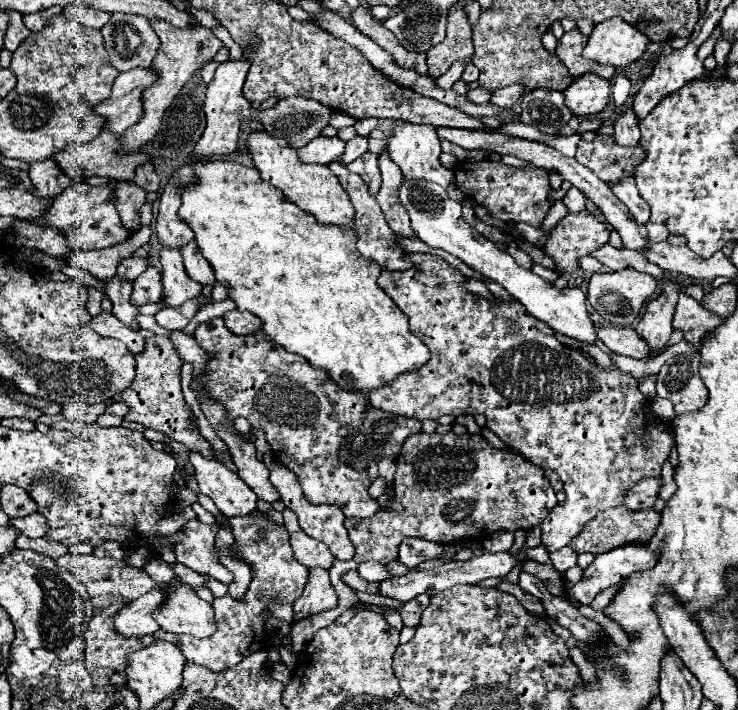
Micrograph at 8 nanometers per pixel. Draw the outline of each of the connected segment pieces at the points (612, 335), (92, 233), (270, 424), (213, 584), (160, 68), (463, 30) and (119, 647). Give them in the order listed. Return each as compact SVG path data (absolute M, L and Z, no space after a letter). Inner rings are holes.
M600 325L598 339L618 355L626 355L632 359L648 357L648 345L644 345L644 341L640 341L640 337L636 337L636 331L630 327Z
M84 181L70 185L60 197L56 197L54 207L48 211L48 217L42 217L36 223L60 229L68 237L74 253L76 251L88 251L88 249L112 247L112 245L128 239L128 231L120 223L120 217L118 217L116 207L114 207L112 189L106 185L104 187L92 187Z
M222 317L210 319L206 323L200 323L194 331L194 339L210 357L208 365L208 389L214 399L218 399L226 409L228 415L234 419L238 415L246 417L252 427L262 429L266 435L266 441L272 447L272 455L288 467L296 477L304 491L304 497L312 503L330 503L338 505L348 519L370 519L378 509L378 501L368 495L370 479L366 473L356 473L354 469L348 469L348 465L338 461L338 445L342 437L348 435L350 429L360 425L364 419L364 409L368 409L368 403L364 397L356 397L352 393L340 391L320 369L308 367L304 357L286 351L280 345L272 345L272 341L264 339L264 333L258 331L254 335L234 335L222 321Z
M204 575L204 581L206 581L208 589L214 593L214 597L222 597L222 595L228 591L228 585L220 583L218 579L214 579L214 577L210 577L210 575Z
M150 21L150 23L162 41L160 45L162 49L158 51L156 61L152 63L152 69L158 73L158 81L144 91L144 103L142 103L144 117L120 137L120 143L126 151L138 151L144 147L144 143L154 139L154 135L162 125L164 111L170 107L178 91L186 85L186 81L194 75L196 69L202 69L206 63L210 63L210 59L224 46L218 37L214 37L214 33L210 33L210 29L204 29L200 25L196 25L196 29L174 29L166 21Z
M450 9L446 17L446 39L434 47L430 47L428 55L428 69L430 77L436 79L448 71L448 67L456 59L466 59L474 55L472 45L472 27L466 21L464 9Z
M112 605L112 609L96 609L94 617L88 625L88 631L84 633L86 639L86 669L92 675L94 685L126 685L124 683L124 663L128 653L136 651L138 647L150 645L154 641L152 635L136 637L136 639L126 639L126 637L116 637L112 633L112 613L118 613L118 609L124 605Z

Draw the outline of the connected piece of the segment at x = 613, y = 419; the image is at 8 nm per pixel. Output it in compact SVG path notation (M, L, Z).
M406 253L404 261L408 261L412 267L408 267L404 271L394 271L394 273L382 271L382 275L378 277L378 285L402 309L402 313L410 319L410 329L414 331L414 335L422 343L426 343L430 347L430 361L422 369L412 371L412 373L402 373L396 381L392 381L392 385L386 385L384 389L372 393L372 397L370 397L370 405L372 407L384 409L384 411L390 411L390 413L396 413L396 415L412 417L412 419L418 419L418 421L438 419L440 415L446 415L446 413L454 415L454 417L464 415L464 413L468 413L468 415L482 413L482 415L486 415L488 429L492 429L506 445L510 445L516 451L520 451L536 467L552 469L564 483L566 501L558 503L552 509L552 513L548 513L548 517L542 523L542 543L546 545L548 551L556 551L556 549L566 547L572 541L572 537L576 537L576 533L580 533L580 529L590 519L594 519L600 511L606 511L606 509L622 505L624 499L626 499L626 491L630 487L634 487L636 483L640 483L642 479L646 479L646 477L660 477L662 463L666 461L666 457L670 455L670 451L674 447L674 433L672 433L672 429L670 431L666 429L662 419L654 417L654 413L648 407L648 399L638 391L638 383L636 383L636 379L632 375L628 375L628 373L620 371L620 369L604 371L602 367L592 365L580 351L574 351L574 349L570 349L570 355L568 355L568 349L556 339L552 329L548 329L548 325L544 325L544 321L536 321L532 315L524 313L524 305L520 305L520 301L516 301L516 299L506 301L506 299L486 299L486 297L480 297L480 301L476 301L476 307L464 307L466 299L472 297L462 287L464 275L460 271L456 271L452 265L448 265L444 259L440 259L436 255L428 255L428 253Z

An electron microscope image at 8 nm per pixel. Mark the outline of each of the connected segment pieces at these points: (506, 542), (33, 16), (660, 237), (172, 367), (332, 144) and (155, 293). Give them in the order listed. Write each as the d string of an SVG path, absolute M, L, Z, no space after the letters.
M496 532L482 541L483 548L490 553L508 551L514 543L514 535L510 532Z
M54 6L44 9L40 11L40 13L30 13L30 15L24 15L24 23L28 25L30 31L40 31L40 29L42 29L54 15L57 15L62 11L62 7Z
M646 223L646 229L648 229L648 243L658 243L658 241L664 241L670 233L664 225L658 225L658 223Z
M154 335L146 339L144 351L136 355L136 379L124 393L118 393L114 401L126 403L130 407L124 421L134 421L134 423L144 425L146 429L160 431L168 439L184 443L188 449L214 453L210 443L202 435L188 429L190 409L186 407L182 389L180 389L180 367L182 367L182 361L180 357L176 357L176 351L172 349L172 341L168 341L168 337Z
M316 137L304 149L298 149L300 159L306 163L320 163L326 165L330 161L338 161L344 153L346 141L340 137Z
M148 267L136 281L132 289L130 303L134 307L146 305L146 303L156 303L162 295L162 283L160 283L160 271L156 267Z

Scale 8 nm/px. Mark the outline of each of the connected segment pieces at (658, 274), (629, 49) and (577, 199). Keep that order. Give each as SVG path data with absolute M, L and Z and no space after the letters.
M602 245L598 249L598 253L594 253L592 257L600 259L606 267L614 269L614 271L620 271L620 269L626 269L626 267L632 267L636 271L642 271L642 273L648 273L652 275L654 279L662 279L664 277L664 271L650 263L642 253L638 251L630 251L630 249L614 249L612 245Z
M612 17L594 25L582 57L602 65L624 67L644 53L648 41L650 39L644 37L644 33L628 25L624 19Z
M570 189L566 193L566 197L562 199L562 203L568 207L568 211L576 213L576 211L584 211L586 209L586 197L580 189Z

